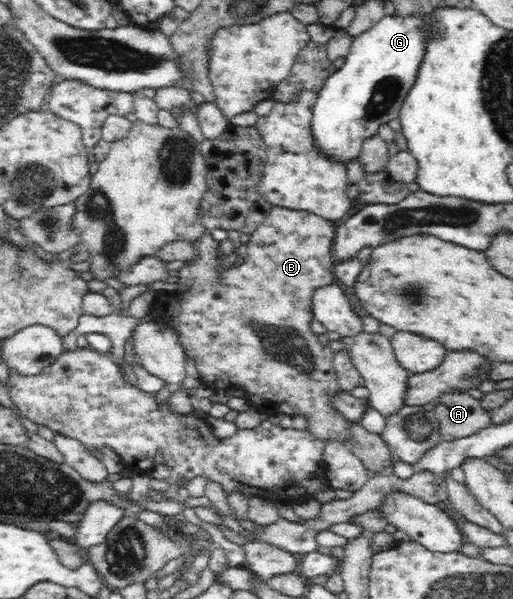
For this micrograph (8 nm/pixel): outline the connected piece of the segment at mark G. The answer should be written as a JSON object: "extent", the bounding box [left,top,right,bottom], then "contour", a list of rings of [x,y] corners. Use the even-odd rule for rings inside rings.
{"extent":[312,16,425,164],"contour":[[[384,16],[370,30],[353,37],[348,56],[333,69],[330,76],[316,91],[316,102],[312,105],[313,149],[326,160],[340,164],[359,161],[364,144],[378,135],[380,126],[400,117],[401,107],[410,88],[415,83],[417,68],[425,51],[425,35],[420,29],[424,16]]]}

